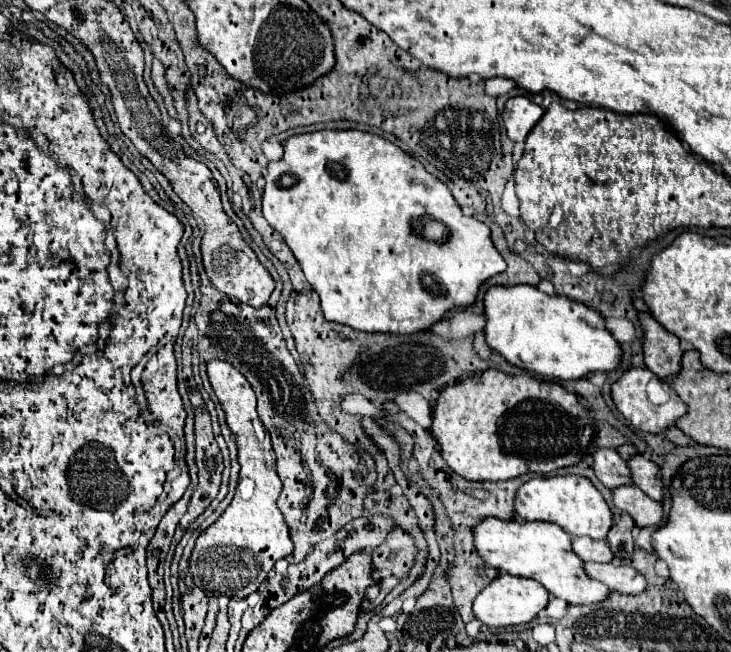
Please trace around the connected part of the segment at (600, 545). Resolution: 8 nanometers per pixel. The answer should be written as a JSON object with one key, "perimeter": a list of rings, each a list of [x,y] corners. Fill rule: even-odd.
{"perimeter":[[[572,537],[572,547],[576,551],[576,555],[582,561],[598,561],[598,563],[610,563],[614,559],[612,549],[608,547],[608,543],[602,541],[594,541],[590,537]]]}

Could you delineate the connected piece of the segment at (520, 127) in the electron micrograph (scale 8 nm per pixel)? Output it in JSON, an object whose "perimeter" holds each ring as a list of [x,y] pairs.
{"perimeter":[[[524,95],[508,99],[506,109],[502,113],[508,137],[512,141],[524,141],[526,135],[530,133],[530,129],[542,119],[542,115],[544,115],[544,109],[536,103],[532,103]]]}

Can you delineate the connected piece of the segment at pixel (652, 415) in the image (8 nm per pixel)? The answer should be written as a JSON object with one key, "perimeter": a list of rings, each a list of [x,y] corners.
{"perimeter":[[[632,367],[630,371],[626,371],[626,373],[612,385],[612,399],[614,399],[616,407],[618,407],[618,411],[620,411],[636,429],[642,429],[642,431],[646,431],[646,433],[660,435],[660,433],[664,433],[666,429],[674,427],[676,421],[678,421],[680,417],[684,417],[688,409],[686,409],[686,403],[684,403],[672,389],[668,391],[668,401],[666,401],[666,403],[660,403],[660,405],[650,403],[648,397],[646,397],[646,385],[648,385],[648,381],[650,381],[652,377],[654,377],[654,375],[652,375],[650,369],[636,369],[636,367]]]}

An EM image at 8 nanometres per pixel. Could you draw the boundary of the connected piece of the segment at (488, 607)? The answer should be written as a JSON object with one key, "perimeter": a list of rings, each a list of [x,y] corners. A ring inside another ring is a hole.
{"perimeter":[[[500,573],[488,587],[480,591],[474,601],[474,615],[488,627],[506,627],[532,621],[550,601],[550,593],[534,579],[514,577],[510,573]]]}

